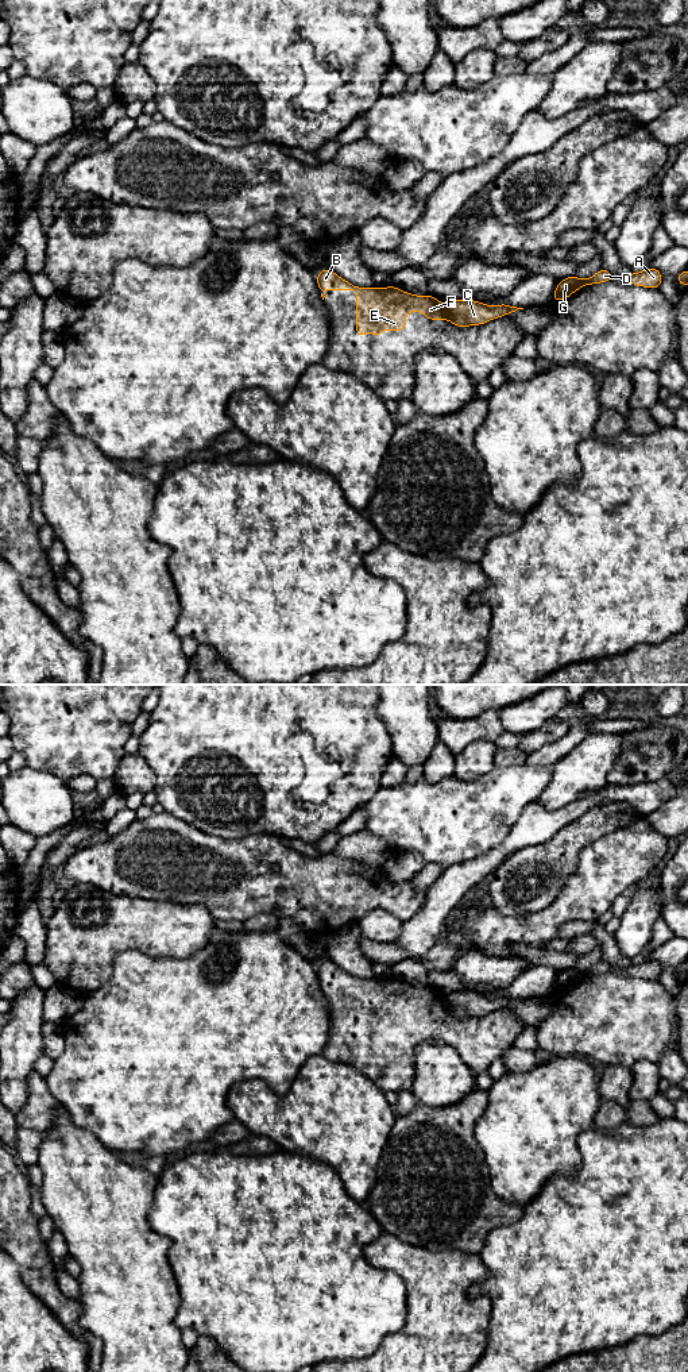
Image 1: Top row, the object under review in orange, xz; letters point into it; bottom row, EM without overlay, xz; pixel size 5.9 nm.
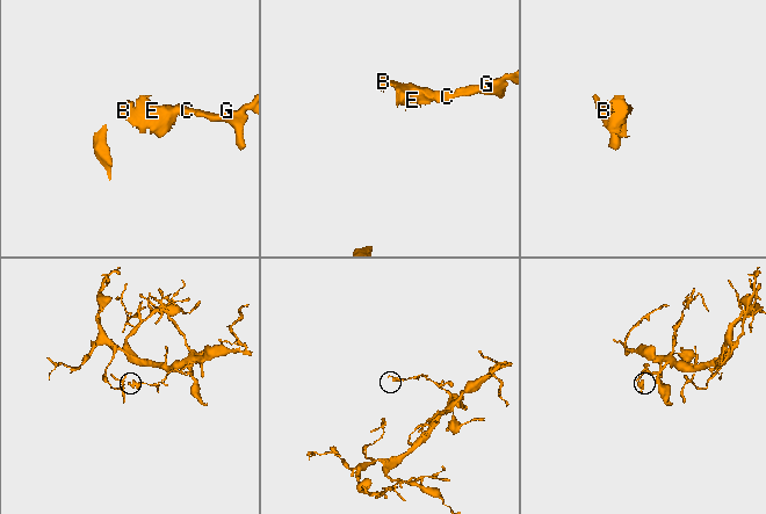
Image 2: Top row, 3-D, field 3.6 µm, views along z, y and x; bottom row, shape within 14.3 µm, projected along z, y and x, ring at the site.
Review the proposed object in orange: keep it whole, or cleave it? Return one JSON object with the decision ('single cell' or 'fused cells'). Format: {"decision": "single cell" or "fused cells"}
{"decision": "fused cells"}

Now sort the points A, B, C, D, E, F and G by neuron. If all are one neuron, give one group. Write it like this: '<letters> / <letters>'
A C D G / B E F

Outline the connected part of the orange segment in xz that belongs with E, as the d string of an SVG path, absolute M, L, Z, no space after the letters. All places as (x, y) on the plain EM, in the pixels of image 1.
M331 960L317 964L317 978L324 991L324 982L355 982L356 983L356 1026L374 1025L380 1029L382 1022L403 1022L406 1020L407 1003L422 1003L428 1011L449 1011L444 995L430 986L417 987L403 983L395 978L387 979L360 979L339 968Z

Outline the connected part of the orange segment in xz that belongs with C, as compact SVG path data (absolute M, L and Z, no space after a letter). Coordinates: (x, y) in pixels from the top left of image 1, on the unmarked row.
M452 991L444 995L444 1001L447 1007L449 1009L449 1013L453 1017L471 1018L471 1017L482 1017L490 1011L503 1009L505 1006L510 1006L515 1003L517 1001L523 1001L523 999L517 999L507 995L499 995L499 997L491 998L475 991Z

